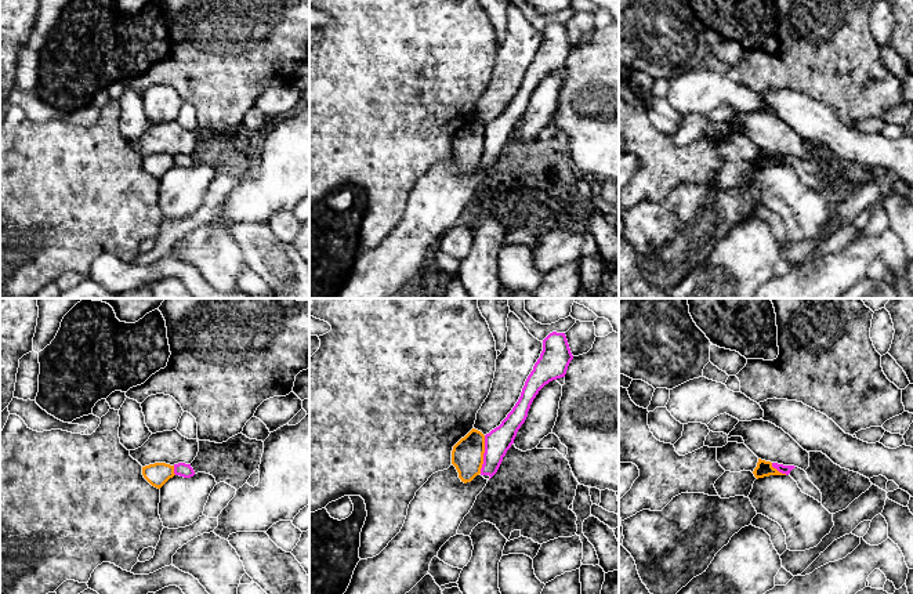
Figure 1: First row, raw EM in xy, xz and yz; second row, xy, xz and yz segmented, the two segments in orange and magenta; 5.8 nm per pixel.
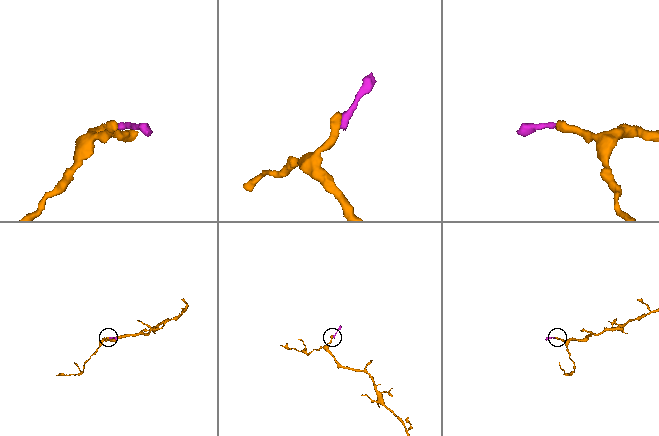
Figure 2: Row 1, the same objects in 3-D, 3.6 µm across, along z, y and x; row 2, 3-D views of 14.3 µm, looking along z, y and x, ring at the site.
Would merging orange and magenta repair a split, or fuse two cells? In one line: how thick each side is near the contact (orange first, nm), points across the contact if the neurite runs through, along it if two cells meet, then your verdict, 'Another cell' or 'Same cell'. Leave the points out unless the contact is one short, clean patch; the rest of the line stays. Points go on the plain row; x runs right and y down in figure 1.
Thickness 190 nm (orange) against 150 nm. Another cell

